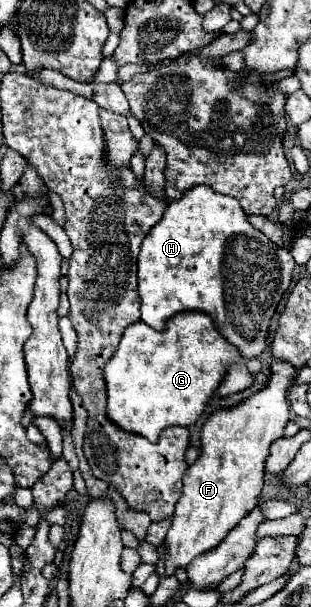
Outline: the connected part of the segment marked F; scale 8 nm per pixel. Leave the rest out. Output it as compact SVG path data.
M273 360L267 388L235 408L215 412L205 422L201 432L201 456L183 476L183 492L175 504L171 528L163 542L165 576L173 576L179 568L185 570L195 556L219 546L229 530L257 506L263 490L269 446L283 436L289 422L287 388L291 380L293 366L289 362Z

